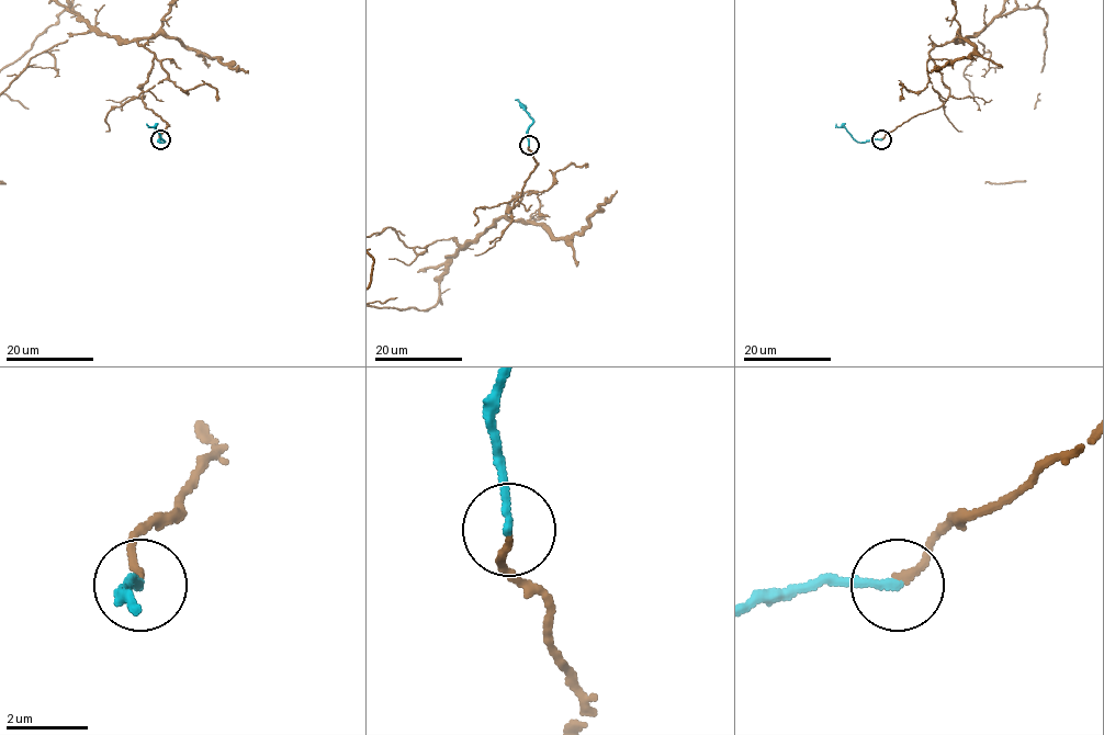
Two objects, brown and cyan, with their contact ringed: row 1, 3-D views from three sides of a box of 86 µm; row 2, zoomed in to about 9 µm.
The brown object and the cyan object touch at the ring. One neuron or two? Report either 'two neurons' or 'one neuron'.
one neuron

